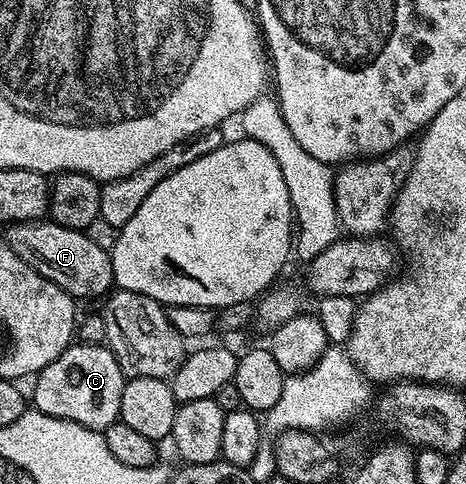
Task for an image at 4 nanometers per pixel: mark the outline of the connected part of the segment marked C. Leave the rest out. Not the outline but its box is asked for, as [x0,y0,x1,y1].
[30,343,126,433]

